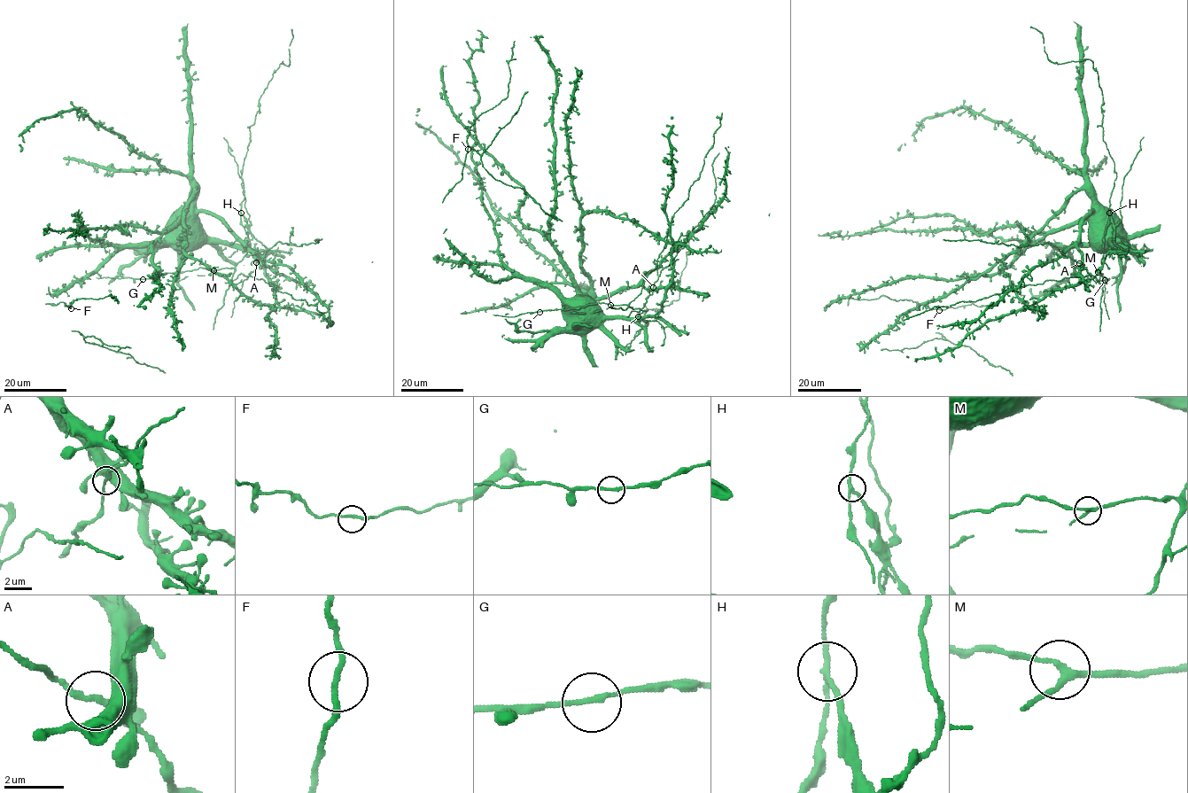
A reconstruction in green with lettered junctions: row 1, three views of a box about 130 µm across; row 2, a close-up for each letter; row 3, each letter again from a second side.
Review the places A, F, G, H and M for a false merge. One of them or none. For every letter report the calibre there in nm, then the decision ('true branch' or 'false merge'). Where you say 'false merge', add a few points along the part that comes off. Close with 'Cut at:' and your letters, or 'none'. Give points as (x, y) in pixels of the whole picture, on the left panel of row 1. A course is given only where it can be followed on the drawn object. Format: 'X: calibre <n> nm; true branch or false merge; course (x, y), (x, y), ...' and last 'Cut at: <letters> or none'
A: calibre 160 nm; true branch
F: calibre 190 nm; true branch
G: calibre 170 nm; true branch
H: calibre 180 nm; false merge; course (241, 213), (248, 225), (249, 214), (245, 207), (242, 178), (223, 137)
M: calibre 200 nm; true branch
Cut at: H

